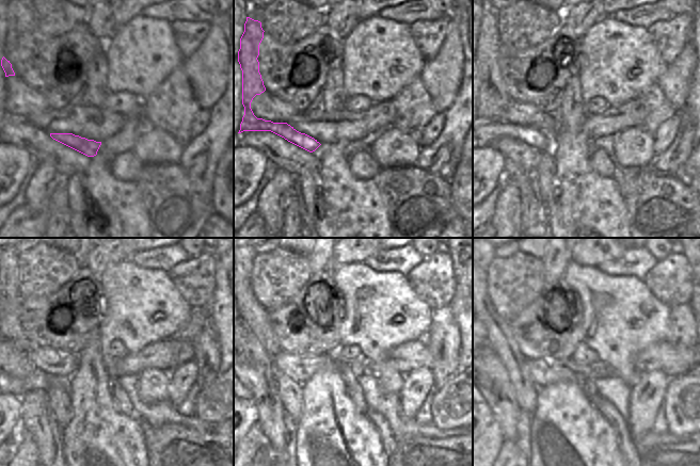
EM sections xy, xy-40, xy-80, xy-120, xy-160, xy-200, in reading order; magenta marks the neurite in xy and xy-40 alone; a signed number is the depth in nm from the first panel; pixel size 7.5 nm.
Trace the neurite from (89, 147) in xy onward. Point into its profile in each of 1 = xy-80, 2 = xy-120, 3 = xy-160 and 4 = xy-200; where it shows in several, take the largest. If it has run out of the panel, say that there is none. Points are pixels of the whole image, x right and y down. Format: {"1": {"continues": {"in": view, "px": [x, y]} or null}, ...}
{"1": {"continues": {"in": "xy-80", "px": [494, 100]}}, "2": {"continues": {"in": "xy-120", "px": [16, 373]}}, "3": {"continues": {"in": "xy-160", "px": [255, 369]}}, "4": {"continues": {"in": "xy-200", "px": [494, 387]}}}

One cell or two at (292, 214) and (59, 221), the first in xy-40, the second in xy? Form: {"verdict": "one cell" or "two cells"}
{"verdict": "one cell"}

